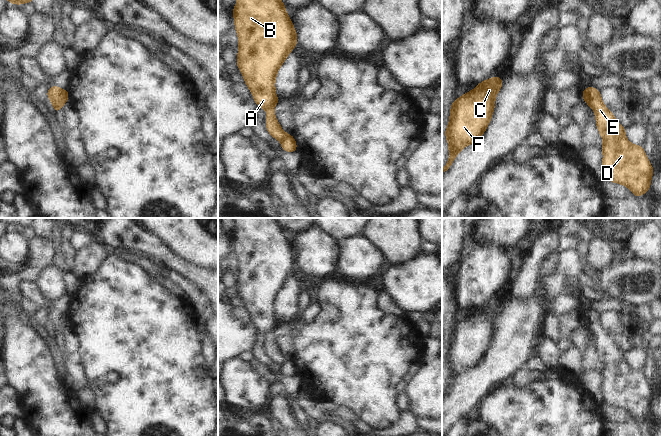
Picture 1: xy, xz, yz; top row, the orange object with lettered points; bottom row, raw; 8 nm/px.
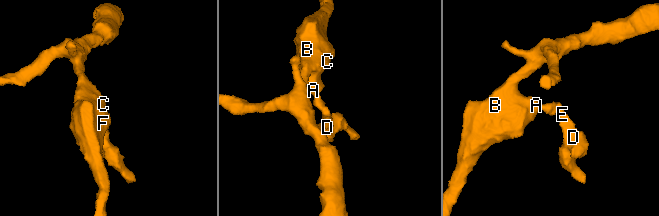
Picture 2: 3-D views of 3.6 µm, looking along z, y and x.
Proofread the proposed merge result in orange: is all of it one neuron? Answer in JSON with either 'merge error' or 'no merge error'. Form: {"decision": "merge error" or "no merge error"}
{"decision": "merge error"}

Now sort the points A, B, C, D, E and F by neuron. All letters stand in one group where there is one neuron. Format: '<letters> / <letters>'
A B C F / D E

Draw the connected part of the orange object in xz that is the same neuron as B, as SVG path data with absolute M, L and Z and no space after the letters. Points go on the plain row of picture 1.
M235 218L237 228L233 232L235 254L239 262L236 288L240 292L245 308L253 317L257 330L267 335L266 354L276 364L284 366L286 358L279 349L273 335L279 324L275 316L275 302L281 289L293 272L297 270L297 257L289 242L285 228L277 218Z

